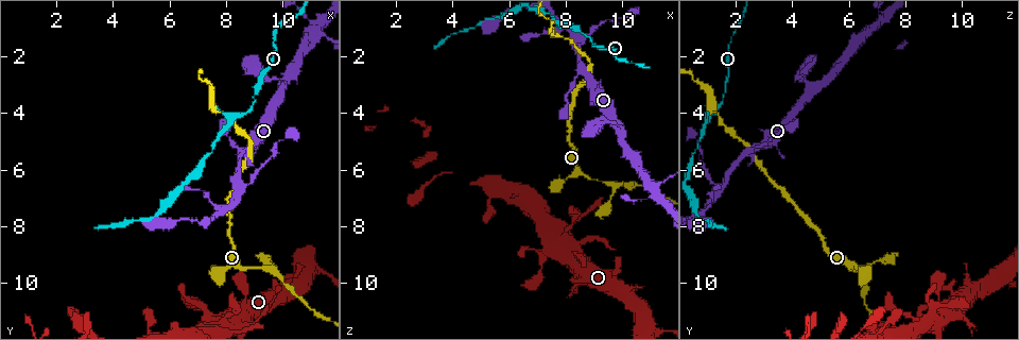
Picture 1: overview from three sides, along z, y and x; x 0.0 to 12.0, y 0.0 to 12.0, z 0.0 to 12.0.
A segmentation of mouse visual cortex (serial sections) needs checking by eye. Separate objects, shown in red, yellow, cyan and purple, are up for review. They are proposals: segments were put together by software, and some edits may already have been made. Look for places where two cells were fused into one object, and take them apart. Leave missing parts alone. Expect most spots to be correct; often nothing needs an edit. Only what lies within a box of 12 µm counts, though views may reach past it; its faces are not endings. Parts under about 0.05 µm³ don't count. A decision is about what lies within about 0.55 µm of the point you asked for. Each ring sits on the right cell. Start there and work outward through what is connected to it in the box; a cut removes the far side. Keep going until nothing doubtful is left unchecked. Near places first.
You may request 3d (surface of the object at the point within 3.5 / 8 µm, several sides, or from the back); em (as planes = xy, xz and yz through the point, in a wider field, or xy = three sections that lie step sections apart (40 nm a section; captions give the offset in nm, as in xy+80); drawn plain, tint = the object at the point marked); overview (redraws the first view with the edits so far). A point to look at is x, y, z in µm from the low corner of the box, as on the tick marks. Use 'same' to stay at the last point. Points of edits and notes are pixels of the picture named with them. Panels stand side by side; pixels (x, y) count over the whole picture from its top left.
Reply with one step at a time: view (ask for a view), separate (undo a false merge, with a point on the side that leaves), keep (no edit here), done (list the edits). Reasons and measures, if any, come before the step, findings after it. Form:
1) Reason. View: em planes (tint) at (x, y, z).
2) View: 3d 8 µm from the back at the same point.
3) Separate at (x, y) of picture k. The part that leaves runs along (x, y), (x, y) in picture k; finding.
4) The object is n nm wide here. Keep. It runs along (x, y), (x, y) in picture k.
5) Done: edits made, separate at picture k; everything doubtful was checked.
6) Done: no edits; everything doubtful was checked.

Side arm on a straight run. View: 3d 8 µm at (8.7, 5.3, 2.6).

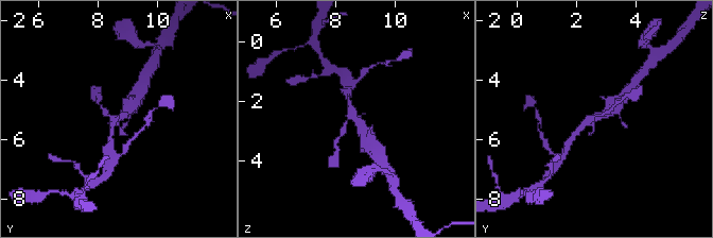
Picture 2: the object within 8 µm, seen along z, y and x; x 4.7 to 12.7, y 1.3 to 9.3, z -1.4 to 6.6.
View: em xy step 1 (tint) at (8.6, 5.3, 2.6).

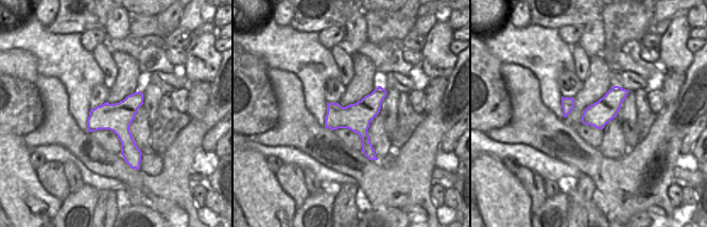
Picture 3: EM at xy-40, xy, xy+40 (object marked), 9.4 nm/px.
Keep. It runs along (615, 104), (572, 138) in picture 2; continuous, no second cell.

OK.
Abrupt turn. View: 3d 3.5 µm at (8.5, 6.6, 1.5).

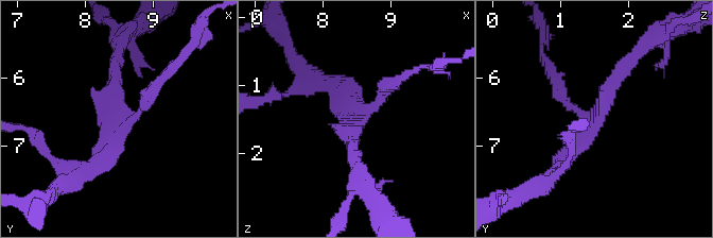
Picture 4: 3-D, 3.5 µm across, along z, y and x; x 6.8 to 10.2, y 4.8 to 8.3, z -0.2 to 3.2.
Now the EM. View: em xy step 2 (tint) at (8.50, 6.55, 1.55).

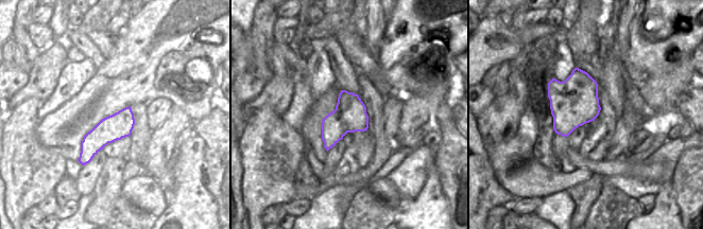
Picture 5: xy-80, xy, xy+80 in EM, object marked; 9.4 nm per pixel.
3 arms meet here. Keep. It runs along (635, 56), (569, 148), (563, 165) in picture 4; one cell here.

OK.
View: 3d 3.5 µm at (7.9, 7.4, 0.9).

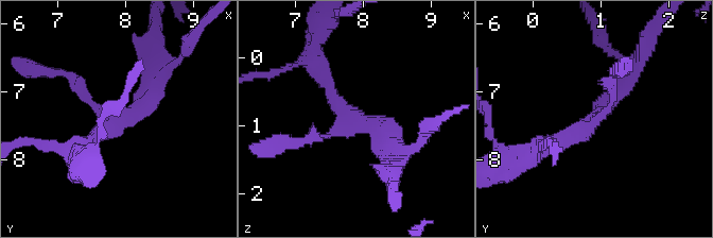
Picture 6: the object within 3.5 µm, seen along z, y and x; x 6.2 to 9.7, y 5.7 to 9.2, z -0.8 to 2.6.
View: em planes (tint) at (7.85, 7.45, 0.90).

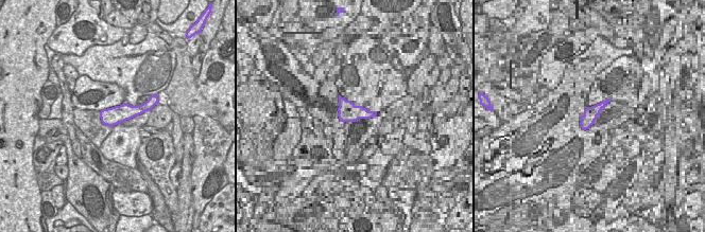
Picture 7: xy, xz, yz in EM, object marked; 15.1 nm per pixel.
View: em xy step 2 (tint) at the same point.

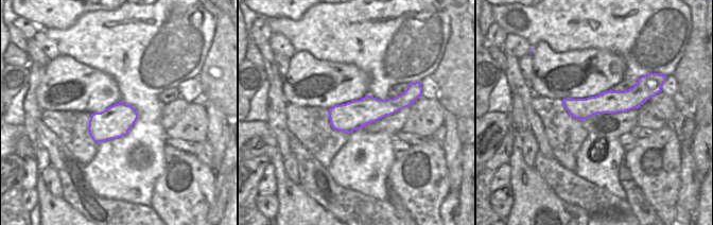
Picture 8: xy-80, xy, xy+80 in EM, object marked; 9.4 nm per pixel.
Keep. It runs along (409, 96), (394, 105), (332, 121) in picture 8; all the same cell.

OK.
Calibre changes. View: 3d 3.5 µm from the back at (7.8, 4.7, 0.8).

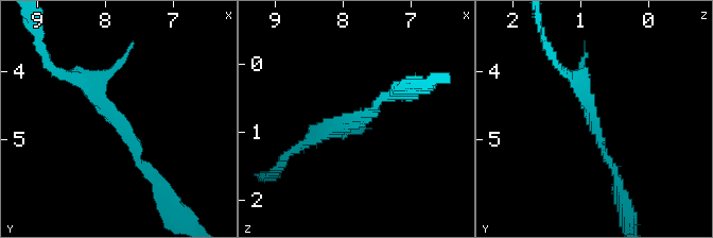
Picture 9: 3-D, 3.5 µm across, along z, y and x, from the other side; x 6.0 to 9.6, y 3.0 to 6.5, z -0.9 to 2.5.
Need the tissue. View: em xy step 1 (tint) at (7.85, 4.75, 0.80).

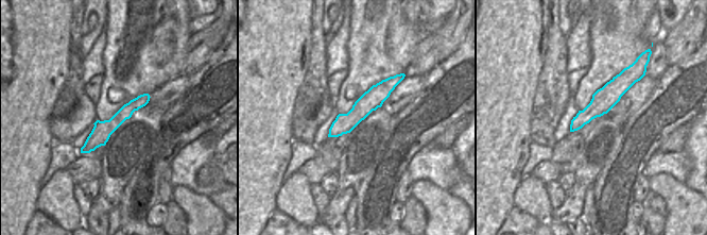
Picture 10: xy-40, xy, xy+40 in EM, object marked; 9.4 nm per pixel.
Cut it another way. View: em xy step 3 (tint) at the same point.

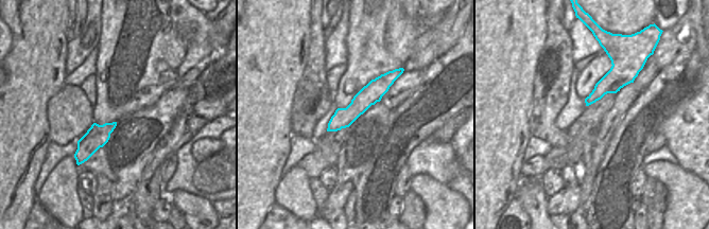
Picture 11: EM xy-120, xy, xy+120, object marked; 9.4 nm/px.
The arms are 100, 250 nm wide. Keep. It runs along (69, 74), (128, 134), (151, 176) in picture 9; one cell here.

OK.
Sharp bend. View: 3d 3.5 µm at (9.6, 9.6, 6.5).

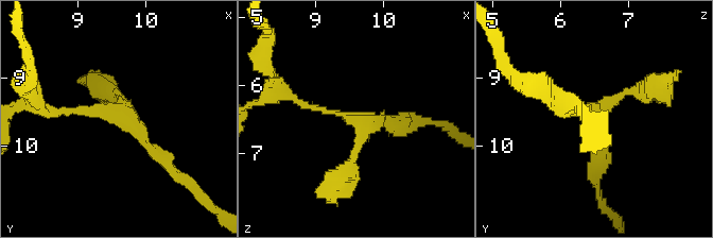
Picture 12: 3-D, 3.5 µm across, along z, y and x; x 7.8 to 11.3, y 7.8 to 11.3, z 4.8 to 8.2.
3 arms meet here; the arms are 100, 100, 150 nm wide. View: em xy step 1 (tint) at (9.55, 9.55, 6.50).

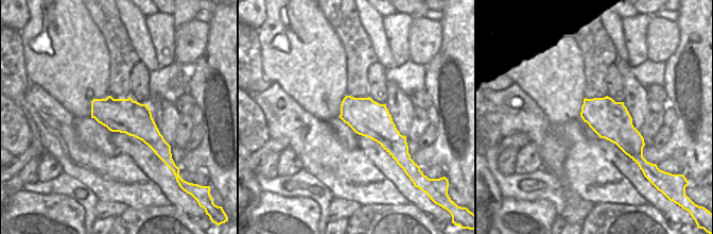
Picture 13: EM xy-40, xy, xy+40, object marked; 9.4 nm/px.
Keep. It runs along (48, 111), (117, 114), (166, 163) in picture 12; one cell here.

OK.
Thin arm on a thick one. View: 3d 3.5 µm at (11.2, 1.0, 6.8).

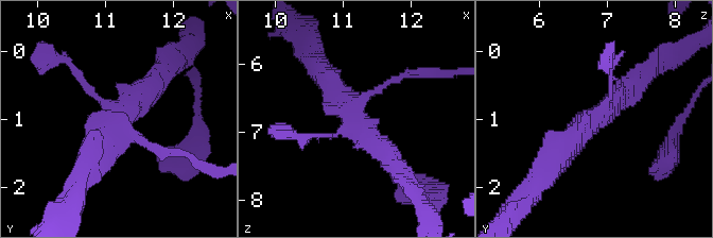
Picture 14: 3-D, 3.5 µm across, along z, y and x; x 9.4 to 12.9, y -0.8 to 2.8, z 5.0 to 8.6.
4 arms meet here; the arms are 100, 150, 350, 350 nm wide. View: em planes (tint) at (11.25, 1.00, 6.85).

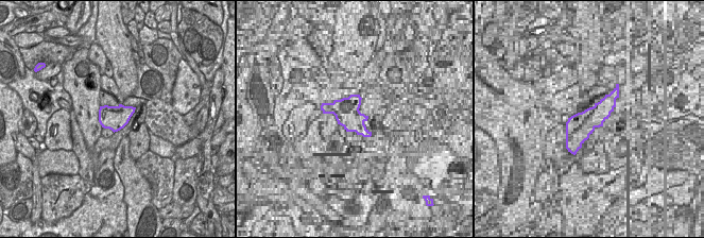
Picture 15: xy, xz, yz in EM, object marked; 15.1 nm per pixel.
Keep. It runs along (552, 163), (590, 121), (641, 79) in picture 14; continuous, no second cell.

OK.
Done: no edits; everything doubtful was checked.

